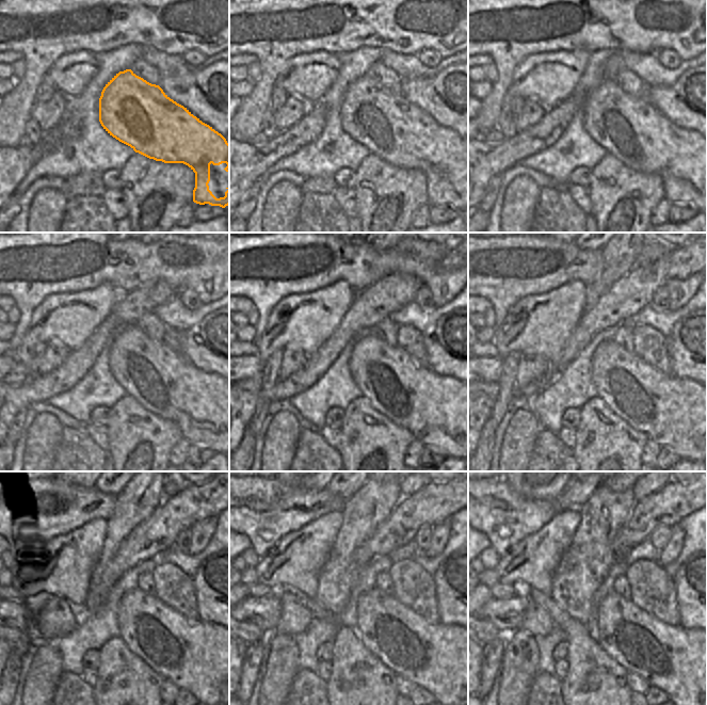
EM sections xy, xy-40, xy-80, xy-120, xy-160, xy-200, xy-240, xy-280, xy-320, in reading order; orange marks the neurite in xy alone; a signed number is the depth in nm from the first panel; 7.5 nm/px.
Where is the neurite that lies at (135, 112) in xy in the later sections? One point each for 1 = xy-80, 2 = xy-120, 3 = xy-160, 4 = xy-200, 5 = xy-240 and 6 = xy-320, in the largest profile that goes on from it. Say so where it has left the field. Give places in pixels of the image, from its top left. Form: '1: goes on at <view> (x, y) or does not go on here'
1: goes on at xy-80 (629, 128)
2: goes on at xy-120 (164, 382)
3: goes on at xy-160 (414, 398)
4: goes on at xy-200 (652, 402)
5: goes on at xy-240 (182, 651)
6: goes on at xy-320 (685, 662)

